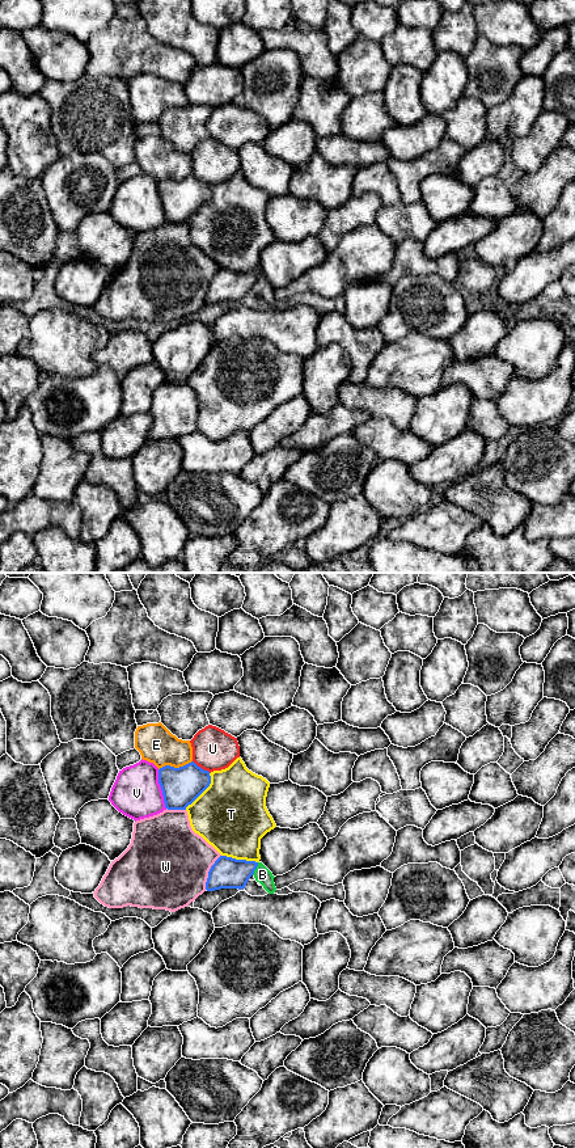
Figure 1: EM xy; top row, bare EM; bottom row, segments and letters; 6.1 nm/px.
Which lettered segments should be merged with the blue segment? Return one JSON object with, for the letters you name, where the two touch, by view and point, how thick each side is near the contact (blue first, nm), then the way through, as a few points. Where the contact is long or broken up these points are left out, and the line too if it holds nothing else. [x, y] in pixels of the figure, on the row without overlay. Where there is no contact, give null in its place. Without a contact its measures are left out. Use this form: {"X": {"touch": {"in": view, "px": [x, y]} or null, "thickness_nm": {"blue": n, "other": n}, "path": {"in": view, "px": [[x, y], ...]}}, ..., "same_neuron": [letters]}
{"same_neuron": []}

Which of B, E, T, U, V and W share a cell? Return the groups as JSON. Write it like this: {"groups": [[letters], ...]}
{"groups": [["B"], ["E"], ["T"], ["U"], ["V"], ["W"]]}

